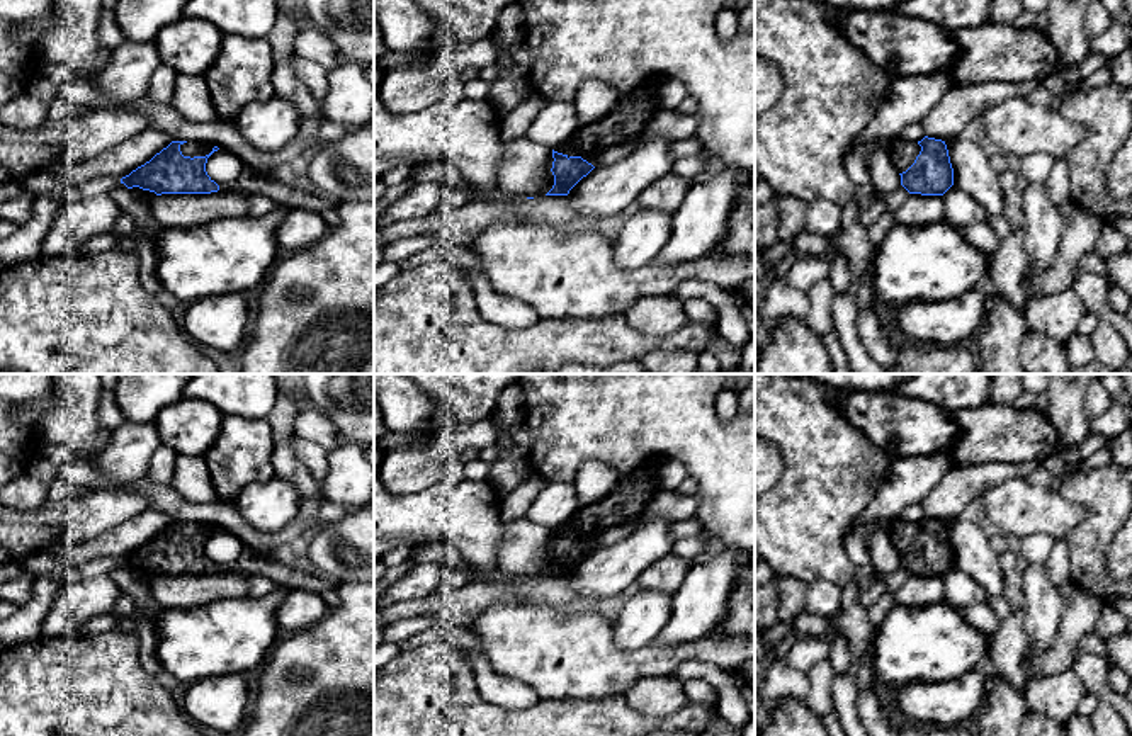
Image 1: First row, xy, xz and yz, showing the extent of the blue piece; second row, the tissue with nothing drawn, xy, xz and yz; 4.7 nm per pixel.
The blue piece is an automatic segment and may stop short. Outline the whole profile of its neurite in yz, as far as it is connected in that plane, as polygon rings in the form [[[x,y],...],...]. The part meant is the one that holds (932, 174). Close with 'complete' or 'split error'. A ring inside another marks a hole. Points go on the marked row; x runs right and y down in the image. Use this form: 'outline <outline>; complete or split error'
outline [[[896,136],[891,158],[909,194],[943,195],[954,185],[954,168],[945,141],[925,136],[918,143]]]; split error

